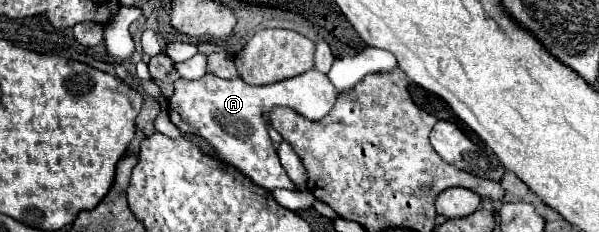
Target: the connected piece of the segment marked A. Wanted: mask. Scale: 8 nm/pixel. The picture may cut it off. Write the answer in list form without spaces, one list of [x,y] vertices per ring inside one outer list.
[[[315,69],[303,75],[279,81],[275,85],[261,85],[261,87],[247,85],[243,79],[219,79],[207,73],[195,81],[177,79],[175,93],[169,99],[167,111],[169,111],[171,123],[181,133],[207,141],[219,161],[223,159],[223,163],[235,167],[245,177],[249,177],[255,185],[267,191],[275,191],[275,189],[299,191],[299,187],[289,179],[287,171],[279,163],[279,157],[267,133],[263,111],[271,111],[271,107],[283,105],[315,121],[325,117],[331,111],[337,95],[339,91],[331,85],[327,75]]]

